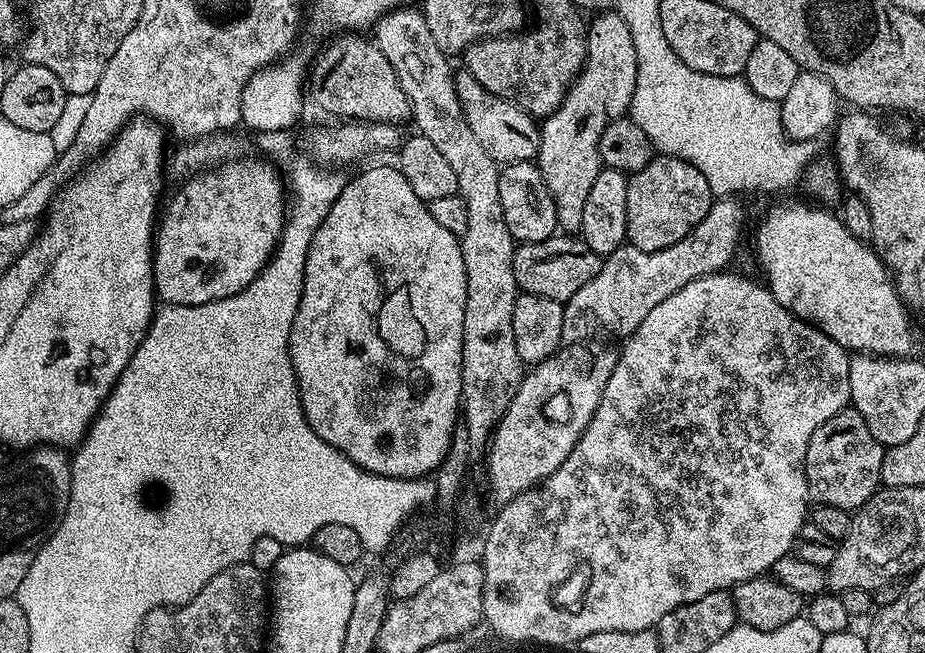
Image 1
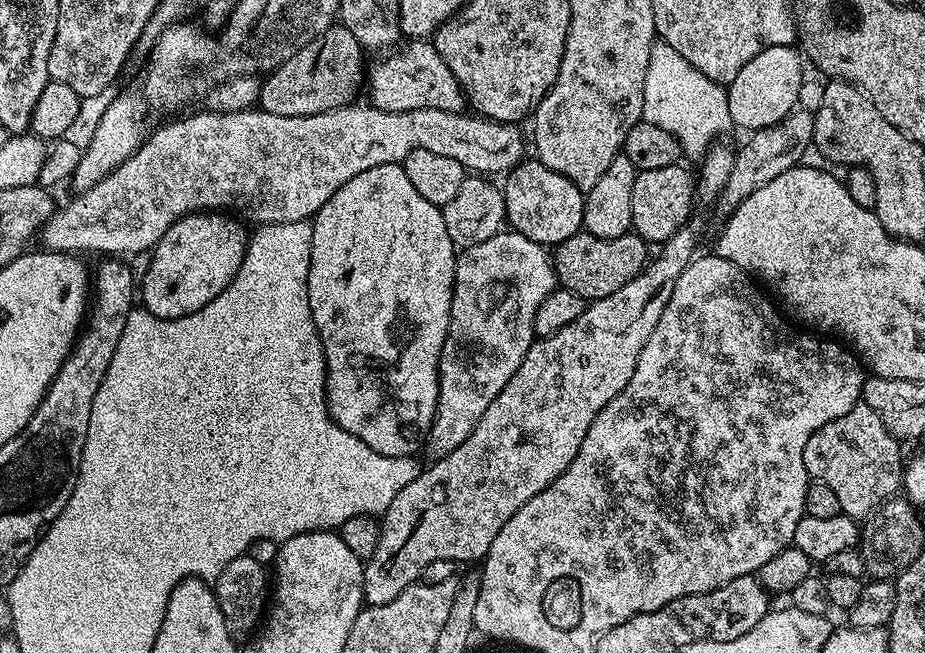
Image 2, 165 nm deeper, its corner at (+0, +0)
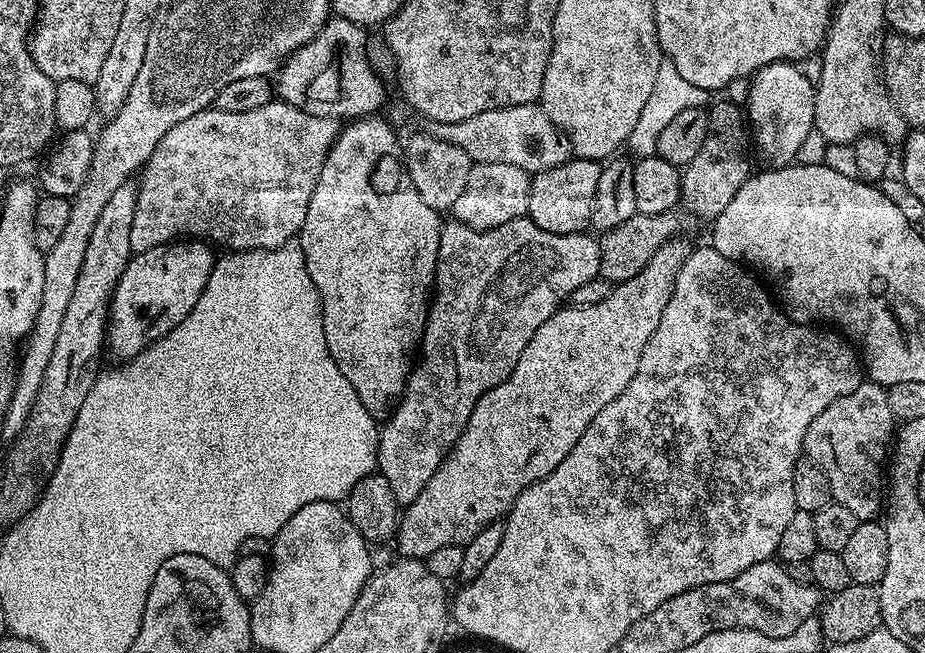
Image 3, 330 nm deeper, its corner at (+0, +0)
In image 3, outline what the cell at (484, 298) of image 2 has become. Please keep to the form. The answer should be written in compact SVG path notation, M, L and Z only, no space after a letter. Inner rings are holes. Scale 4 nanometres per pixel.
M527 218L511 220L502 226L494 226L485 232L478 232L470 226L455 222L445 223L441 227L440 241L438 242L438 262L436 263L436 282L430 297L428 320L424 324L424 339L421 340L418 349L418 363L408 376L404 393L397 400L394 411L383 421L380 428L380 445L378 446L376 463L380 475L386 478L386 482L390 482L390 490L394 490L394 498L397 504L407 506L418 498L418 494L422 494L426 482L430 482L430 478L434 478L438 466L442 466L442 462L452 451L452 446L458 442L462 430L470 422L470 414L474 410L478 398L482 398L482 394L486 394L491 388L498 386L512 373L518 358L522 358L522 350L526 350L526 342L530 342L530 338L534 338L534 330L538 330L538 326L542 326L542 322L546 322L546 318L553 316L565 301L572 297L574 290L586 286L586 282L597 279L599 276L600 246L595 239L591 240L588 234L579 232L550 234L546 230L534 226L534 222Z

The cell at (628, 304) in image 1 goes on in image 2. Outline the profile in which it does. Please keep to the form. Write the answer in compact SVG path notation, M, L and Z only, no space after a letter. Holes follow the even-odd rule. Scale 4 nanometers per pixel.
M795 110L777 124L753 131L747 137L749 140L735 149L734 170L730 170L730 178L726 178L718 197L721 217L731 216L743 200L754 194L754 190L766 186L766 182L774 182L778 174L786 174L786 170L797 167L803 161L806 150L813 147L815 121L811 111Z

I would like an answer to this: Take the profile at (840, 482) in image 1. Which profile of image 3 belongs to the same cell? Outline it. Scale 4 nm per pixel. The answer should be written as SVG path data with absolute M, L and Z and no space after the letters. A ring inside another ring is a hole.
M871 382L857 383L856 387L850 388L844 396L825 404L824 409L817 412L813 420L808 421L808 429L802 438L803 455L814 461L822 470L822 474L826 474L833 501L846 506L846 510L850 510L850 514L854 514L857 521L875 521L885 507L886 464L884 468L884 459L887 456L889 459L890 445L893 443L894 429L897 424L898 421L890 410L888 388L883 384Z

